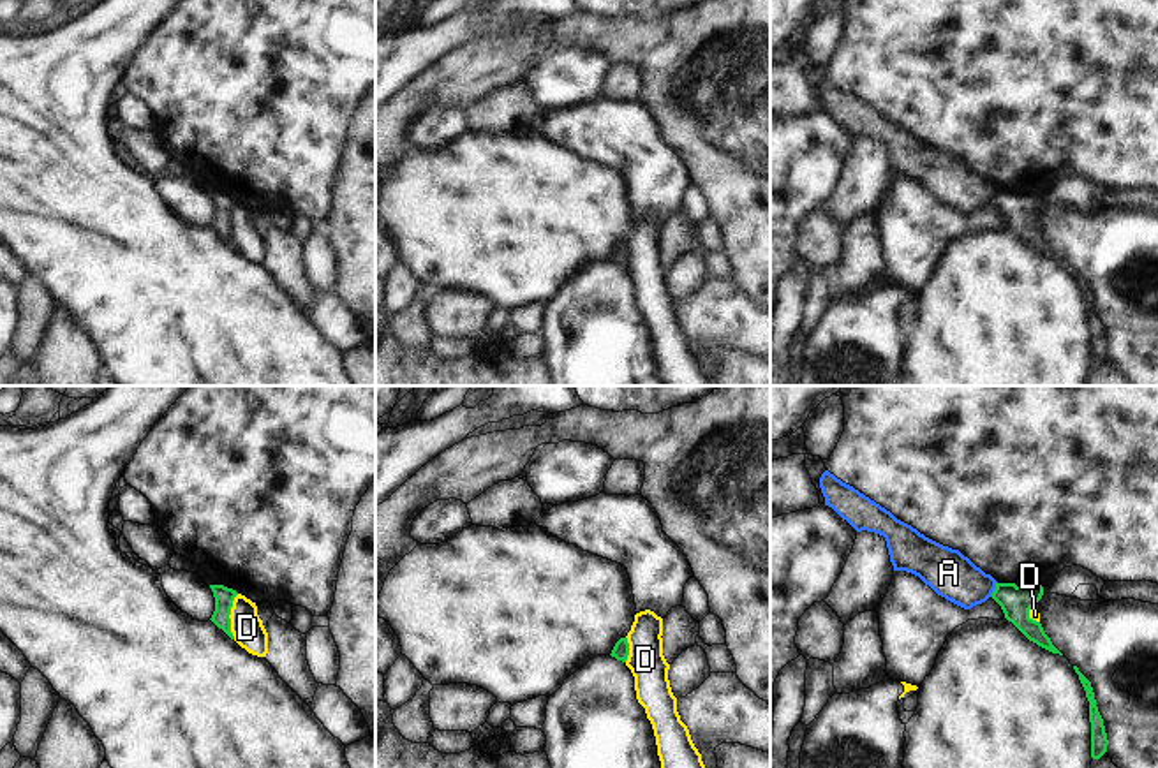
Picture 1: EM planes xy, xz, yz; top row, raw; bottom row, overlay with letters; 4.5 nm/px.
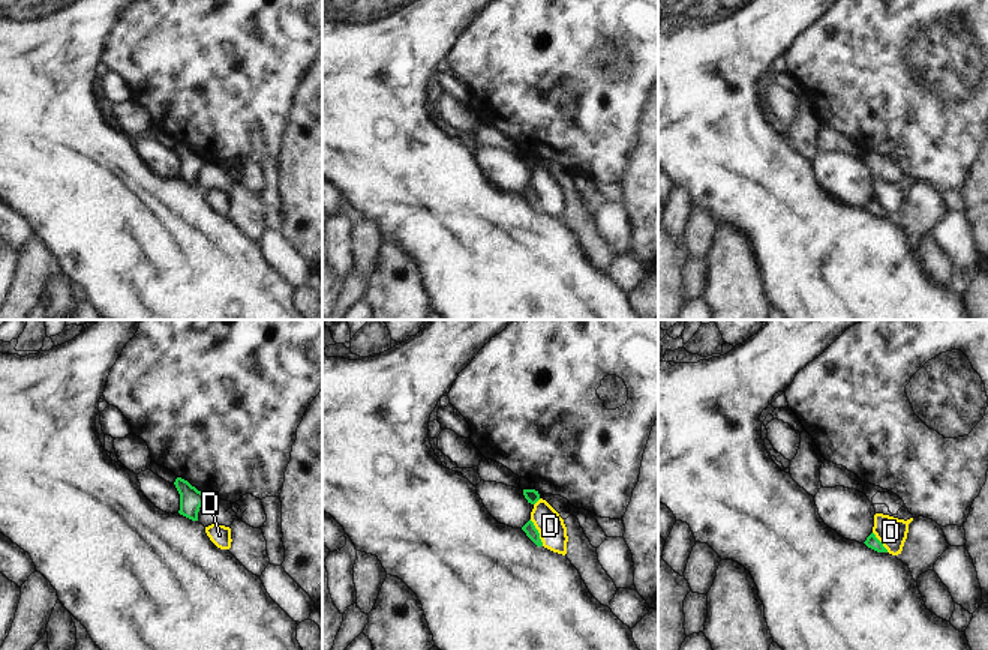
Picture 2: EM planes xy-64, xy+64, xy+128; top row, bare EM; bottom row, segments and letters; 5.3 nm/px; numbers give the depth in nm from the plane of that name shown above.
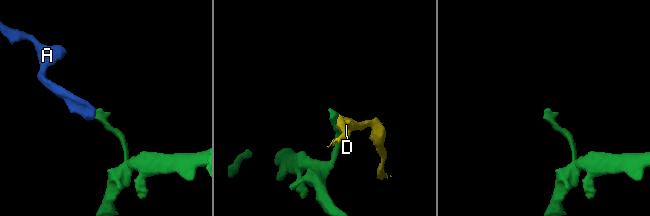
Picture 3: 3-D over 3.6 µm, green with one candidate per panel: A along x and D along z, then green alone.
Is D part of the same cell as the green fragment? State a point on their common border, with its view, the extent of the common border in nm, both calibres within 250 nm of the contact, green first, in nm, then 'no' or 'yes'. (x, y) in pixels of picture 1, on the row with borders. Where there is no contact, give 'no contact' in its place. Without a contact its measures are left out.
meets green in xy at (228, 617); contact 200 nm long; 90 nm thick on the green side, 150 nm on the other; no

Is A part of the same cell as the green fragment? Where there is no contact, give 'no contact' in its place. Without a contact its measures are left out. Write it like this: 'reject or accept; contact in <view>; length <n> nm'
reject; contact in yz; length 80 nm

